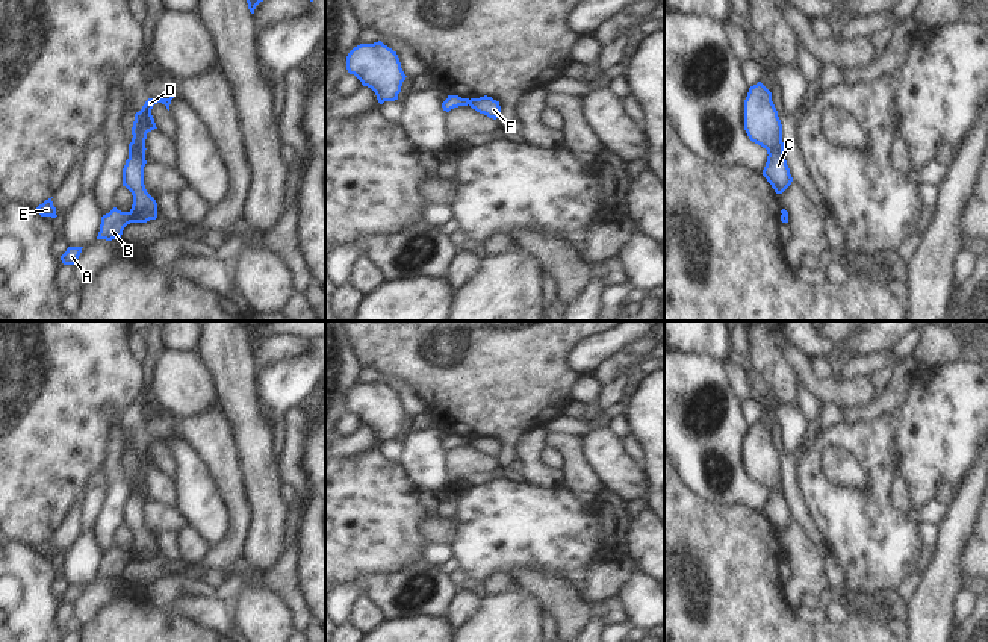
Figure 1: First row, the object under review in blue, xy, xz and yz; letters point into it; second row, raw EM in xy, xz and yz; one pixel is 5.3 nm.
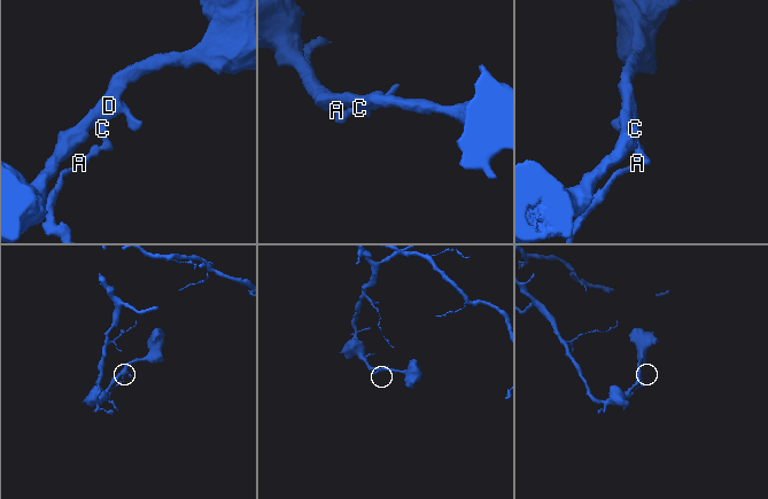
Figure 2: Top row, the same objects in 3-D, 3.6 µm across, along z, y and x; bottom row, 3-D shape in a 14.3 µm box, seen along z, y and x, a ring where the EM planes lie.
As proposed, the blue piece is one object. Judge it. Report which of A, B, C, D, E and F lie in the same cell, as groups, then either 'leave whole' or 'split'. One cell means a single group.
groups A B / C D E F; split

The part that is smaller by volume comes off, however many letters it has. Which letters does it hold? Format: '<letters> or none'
A, B

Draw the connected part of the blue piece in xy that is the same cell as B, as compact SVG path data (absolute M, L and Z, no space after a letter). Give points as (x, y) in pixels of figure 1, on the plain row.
M113 547L109 553L101 556L97 578L106 578L106 580L120 578L124 566L130 562L132 562L130 551L121 551L117 547Z

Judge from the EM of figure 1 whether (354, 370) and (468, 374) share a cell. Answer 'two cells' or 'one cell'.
two cells

